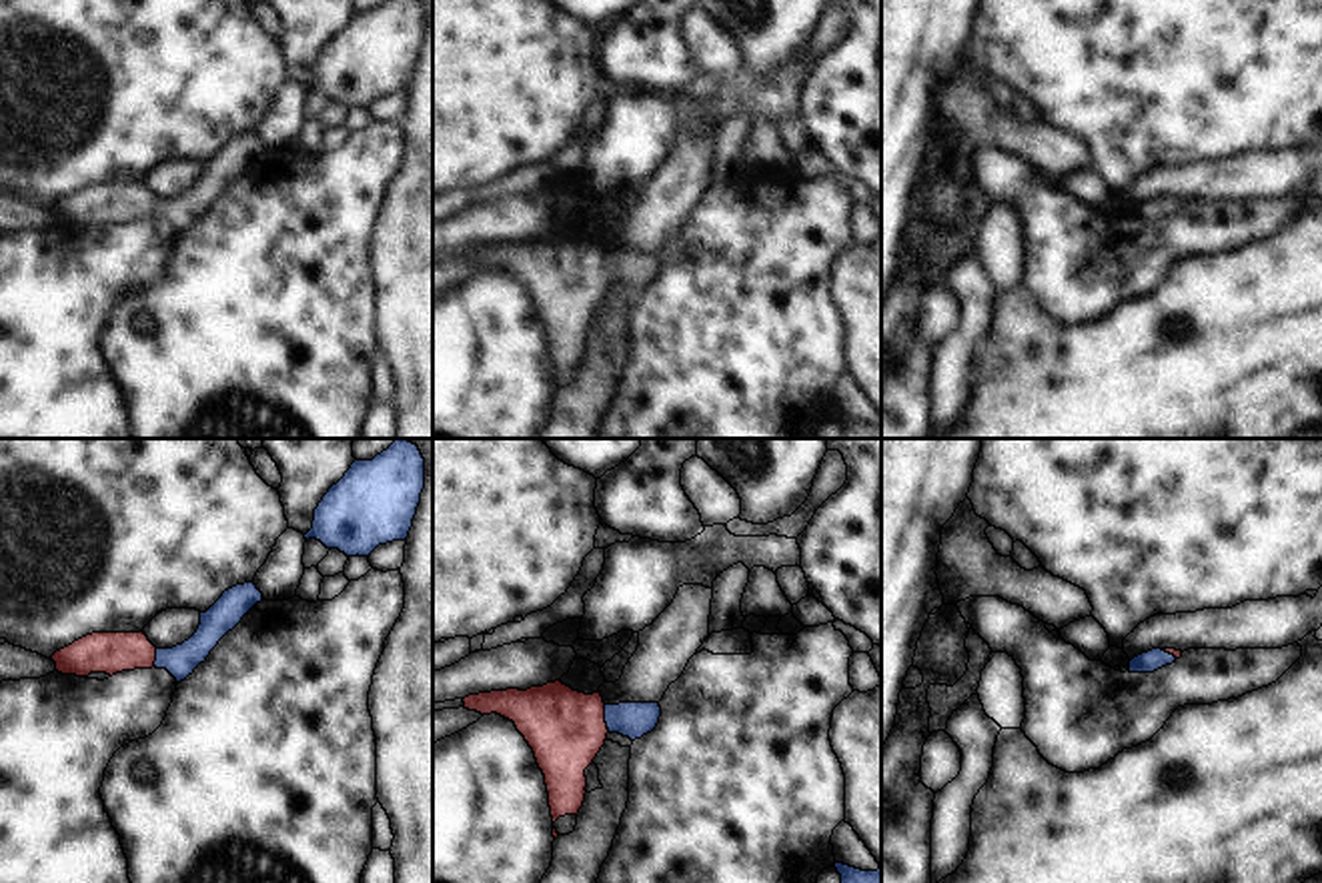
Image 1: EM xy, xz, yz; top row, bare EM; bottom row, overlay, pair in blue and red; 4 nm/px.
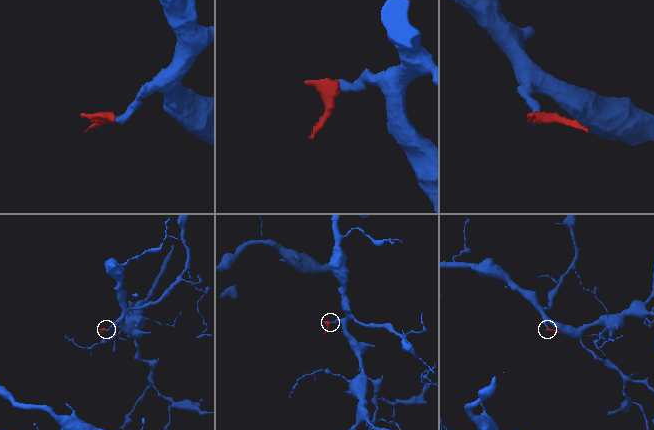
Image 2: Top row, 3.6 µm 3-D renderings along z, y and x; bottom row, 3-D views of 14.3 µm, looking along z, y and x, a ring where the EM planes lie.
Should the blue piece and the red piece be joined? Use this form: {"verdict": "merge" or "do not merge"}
{"verdict": "merge"}

